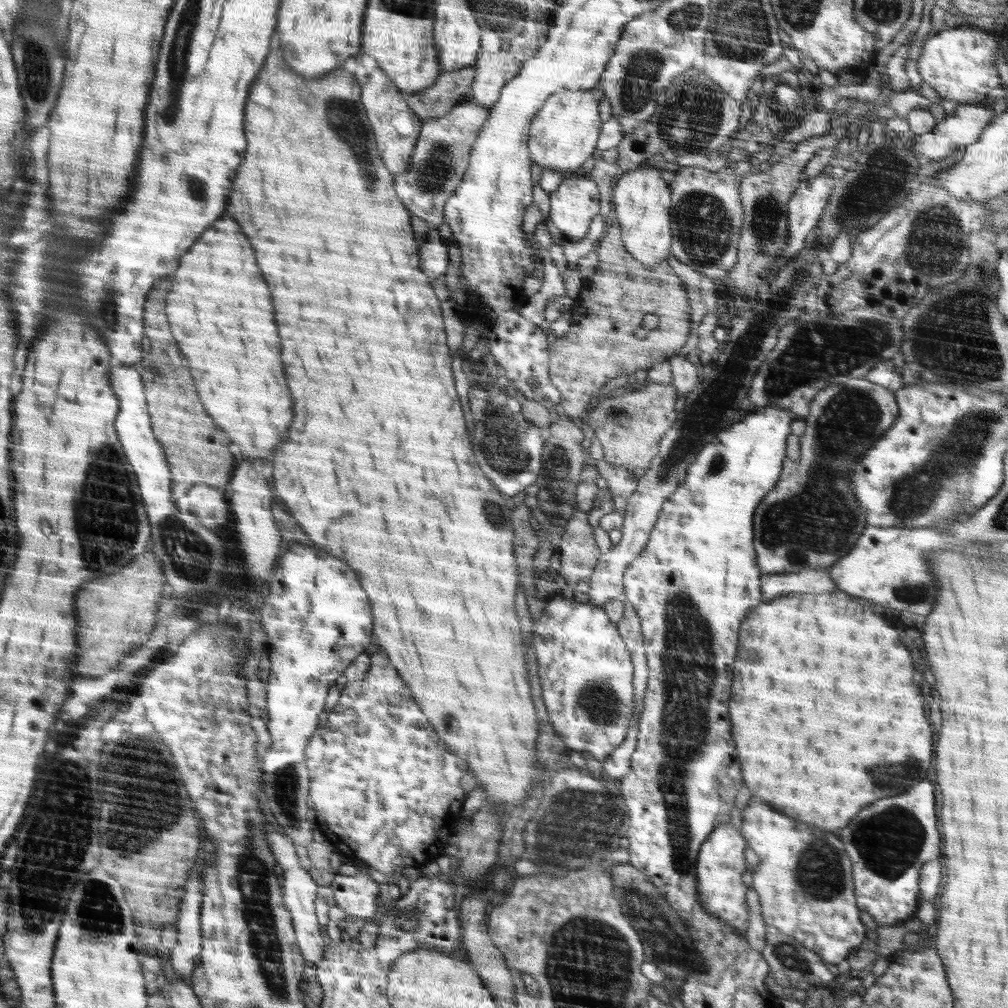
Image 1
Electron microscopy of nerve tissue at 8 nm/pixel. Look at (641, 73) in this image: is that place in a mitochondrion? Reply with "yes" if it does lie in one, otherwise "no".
yes

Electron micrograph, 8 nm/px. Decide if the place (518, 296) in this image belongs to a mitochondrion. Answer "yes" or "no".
no

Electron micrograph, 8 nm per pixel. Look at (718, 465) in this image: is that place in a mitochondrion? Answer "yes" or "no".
yes

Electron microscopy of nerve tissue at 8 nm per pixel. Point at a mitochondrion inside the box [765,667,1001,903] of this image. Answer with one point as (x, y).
(889, 841)

